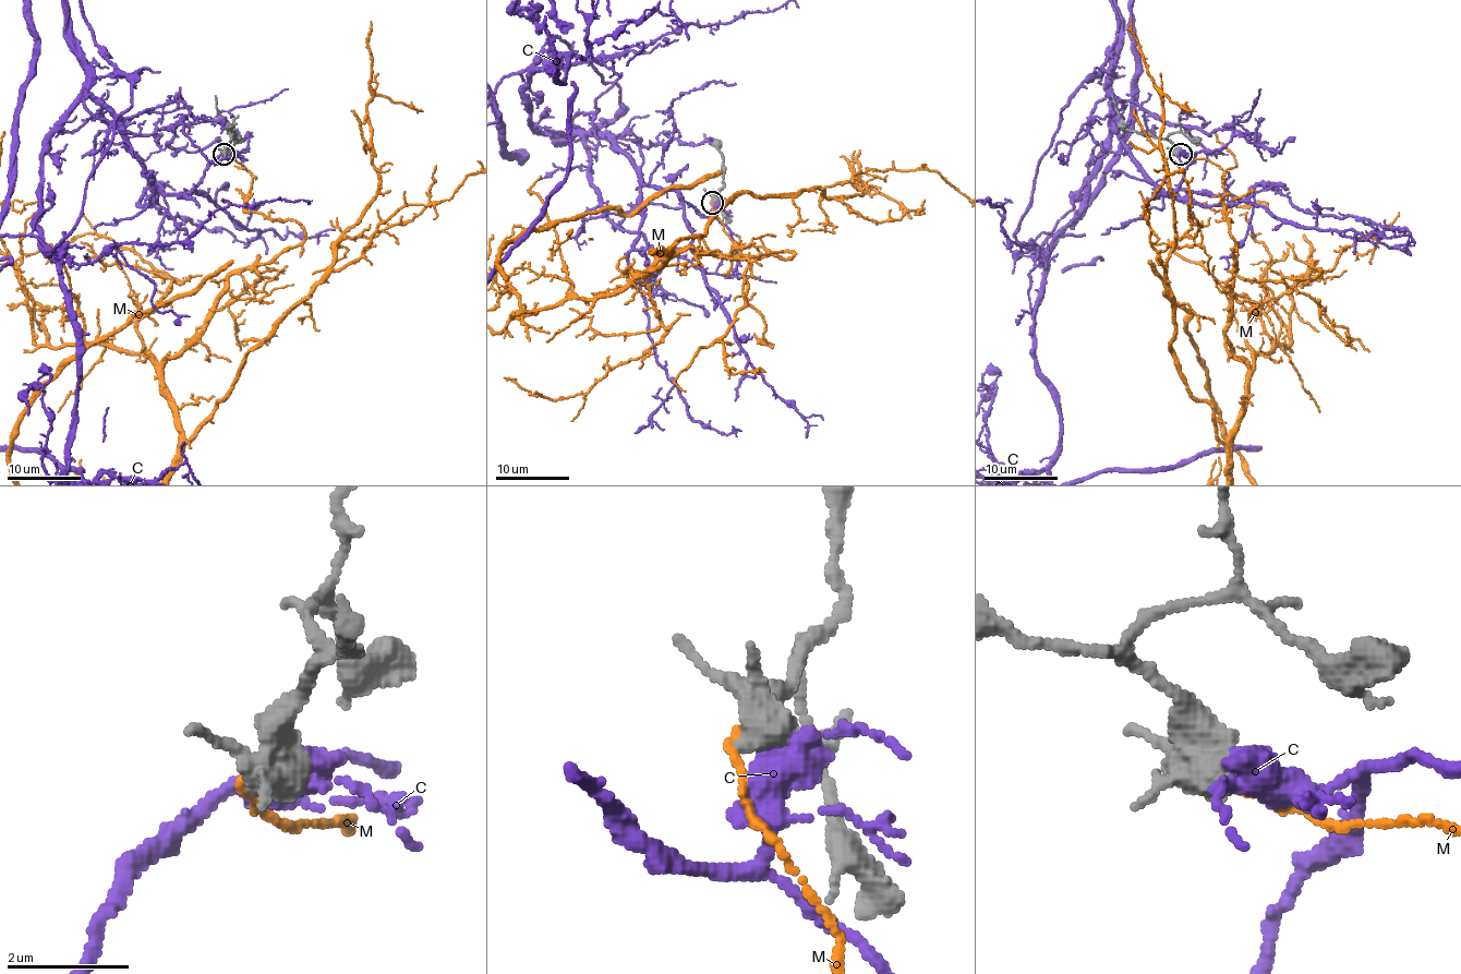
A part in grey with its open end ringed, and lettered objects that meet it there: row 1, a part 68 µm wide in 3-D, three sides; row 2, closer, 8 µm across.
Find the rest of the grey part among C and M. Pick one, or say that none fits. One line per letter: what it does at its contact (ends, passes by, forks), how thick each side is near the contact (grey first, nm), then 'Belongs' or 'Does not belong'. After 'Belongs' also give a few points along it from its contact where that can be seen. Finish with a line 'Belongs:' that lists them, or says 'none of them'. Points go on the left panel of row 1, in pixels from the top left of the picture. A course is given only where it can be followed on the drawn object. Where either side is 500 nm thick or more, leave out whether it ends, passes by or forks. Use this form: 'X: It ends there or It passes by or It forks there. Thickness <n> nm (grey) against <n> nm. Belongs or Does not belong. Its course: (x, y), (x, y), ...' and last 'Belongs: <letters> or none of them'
C: Thickness 550 nm (grey) against 500 nm. Does not belong
M: It ends there. Thickness 440 nm (grey) against 110 nm. Does not belong
Belongs: none of them

